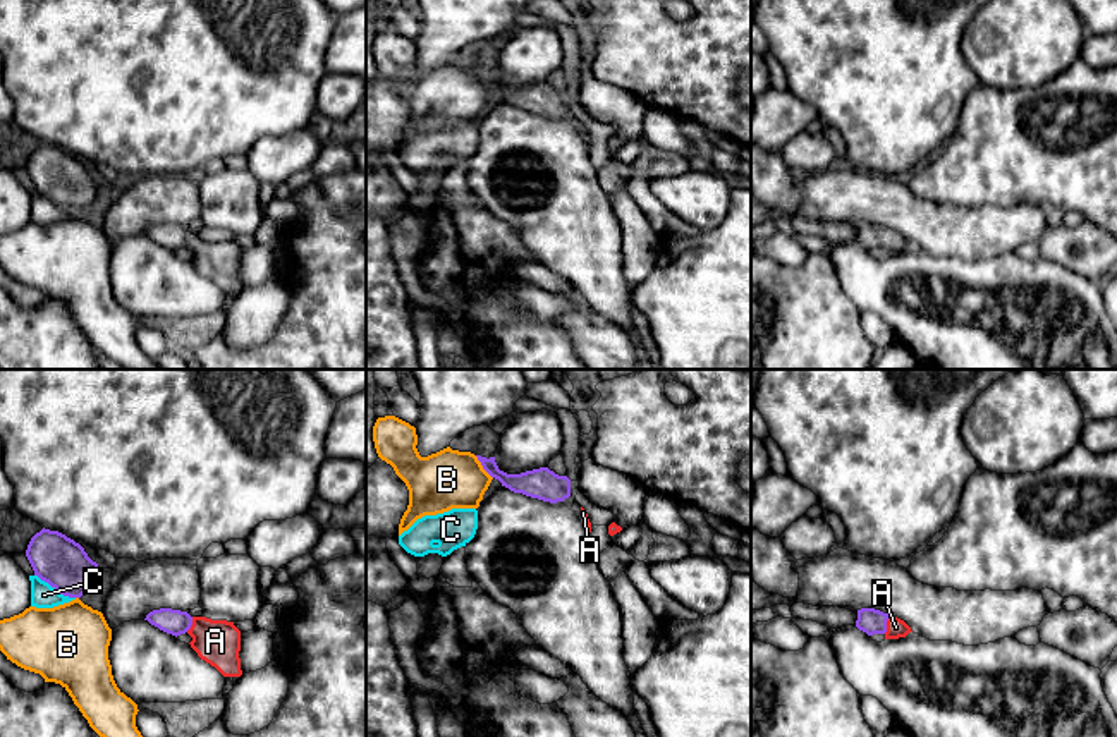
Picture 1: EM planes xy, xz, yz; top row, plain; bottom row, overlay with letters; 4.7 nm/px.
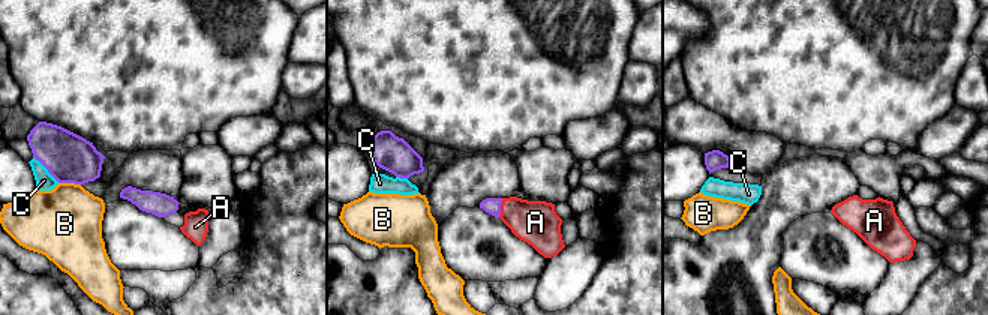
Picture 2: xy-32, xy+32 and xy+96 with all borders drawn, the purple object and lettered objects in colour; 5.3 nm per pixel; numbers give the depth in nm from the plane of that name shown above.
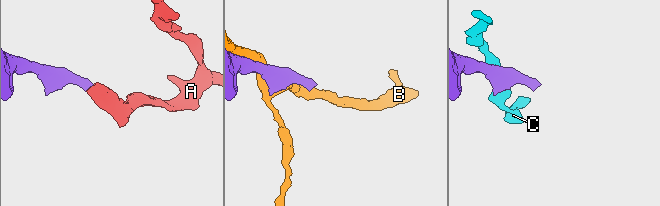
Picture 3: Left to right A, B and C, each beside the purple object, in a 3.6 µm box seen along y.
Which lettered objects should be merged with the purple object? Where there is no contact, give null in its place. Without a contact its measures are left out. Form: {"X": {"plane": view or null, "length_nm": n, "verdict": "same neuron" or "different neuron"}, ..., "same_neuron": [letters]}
{"A": {"plane": "yz", "length_nm": 90, "verdict": "same neuron"}, "B": {"plane": "xz", "length_nm": 140, "verdict": "different neuron"}, "C": {"plane": "xy", "length_nm": 220, "verdict": "different neuron"}, "same_neuron": ["A"]}

